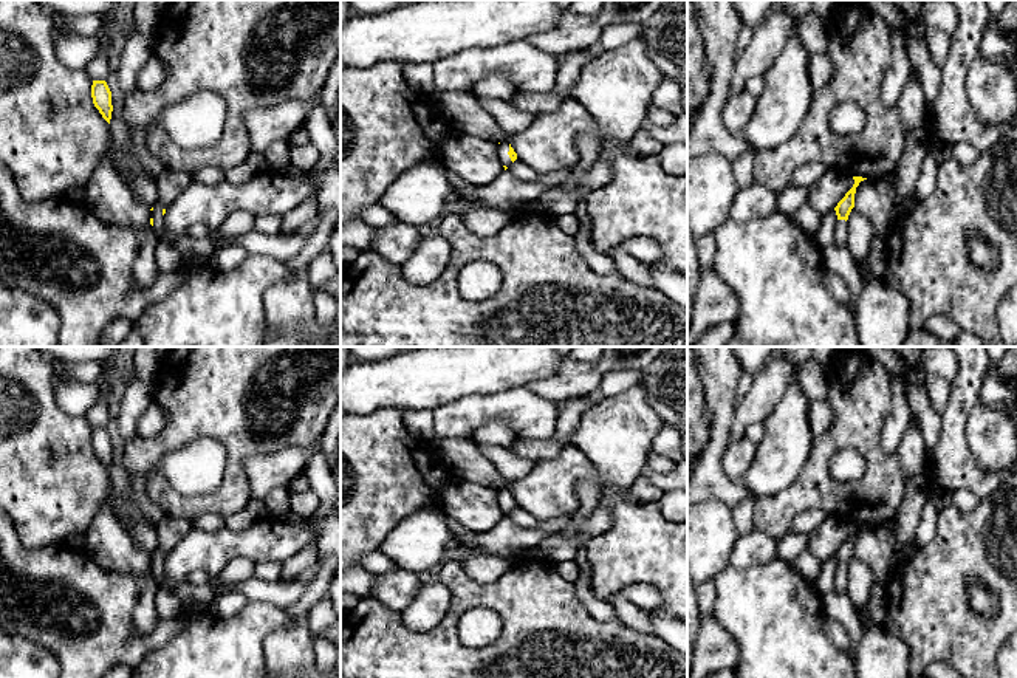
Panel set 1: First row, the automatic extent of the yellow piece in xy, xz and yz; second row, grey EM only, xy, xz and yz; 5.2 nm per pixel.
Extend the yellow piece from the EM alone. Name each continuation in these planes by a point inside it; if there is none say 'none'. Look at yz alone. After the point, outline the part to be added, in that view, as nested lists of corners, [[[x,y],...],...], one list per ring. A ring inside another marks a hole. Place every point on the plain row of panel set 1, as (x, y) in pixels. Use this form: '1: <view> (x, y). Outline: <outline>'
1: yz (841, 571). Outline: [[[837,567],[834,573],[834,590],[839,594],[845,594],[847,591],[847,568],[845,567]]]

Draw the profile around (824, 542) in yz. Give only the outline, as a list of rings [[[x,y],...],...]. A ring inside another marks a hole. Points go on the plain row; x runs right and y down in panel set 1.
[[[830,515],[816,531],[810,532],[806,550],[820,560],[827,560],[837,553],[853,531],[853,523],[842,517]]]

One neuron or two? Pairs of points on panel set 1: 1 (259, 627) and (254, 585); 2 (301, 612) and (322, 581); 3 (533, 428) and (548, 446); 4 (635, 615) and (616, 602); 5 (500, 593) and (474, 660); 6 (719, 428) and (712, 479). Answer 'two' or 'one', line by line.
1: two
2: one
3: two
4: one
5: one
6: one

